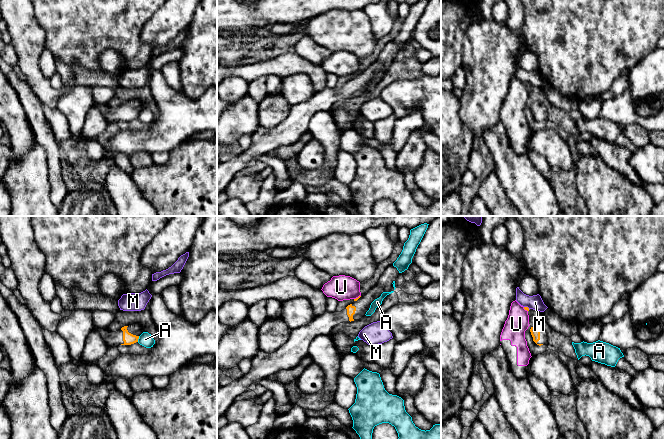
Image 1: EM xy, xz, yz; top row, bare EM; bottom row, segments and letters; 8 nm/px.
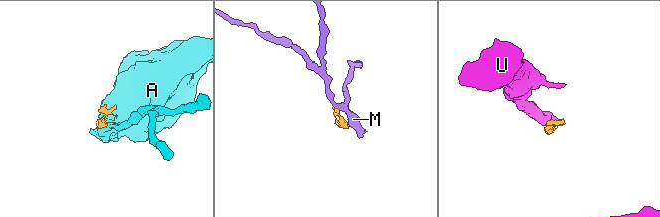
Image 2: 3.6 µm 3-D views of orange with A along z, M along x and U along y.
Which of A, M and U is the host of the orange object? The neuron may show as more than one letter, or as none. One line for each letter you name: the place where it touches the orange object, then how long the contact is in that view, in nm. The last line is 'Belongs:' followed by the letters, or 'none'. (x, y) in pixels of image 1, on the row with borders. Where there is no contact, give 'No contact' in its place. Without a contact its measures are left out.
Belongs: none

